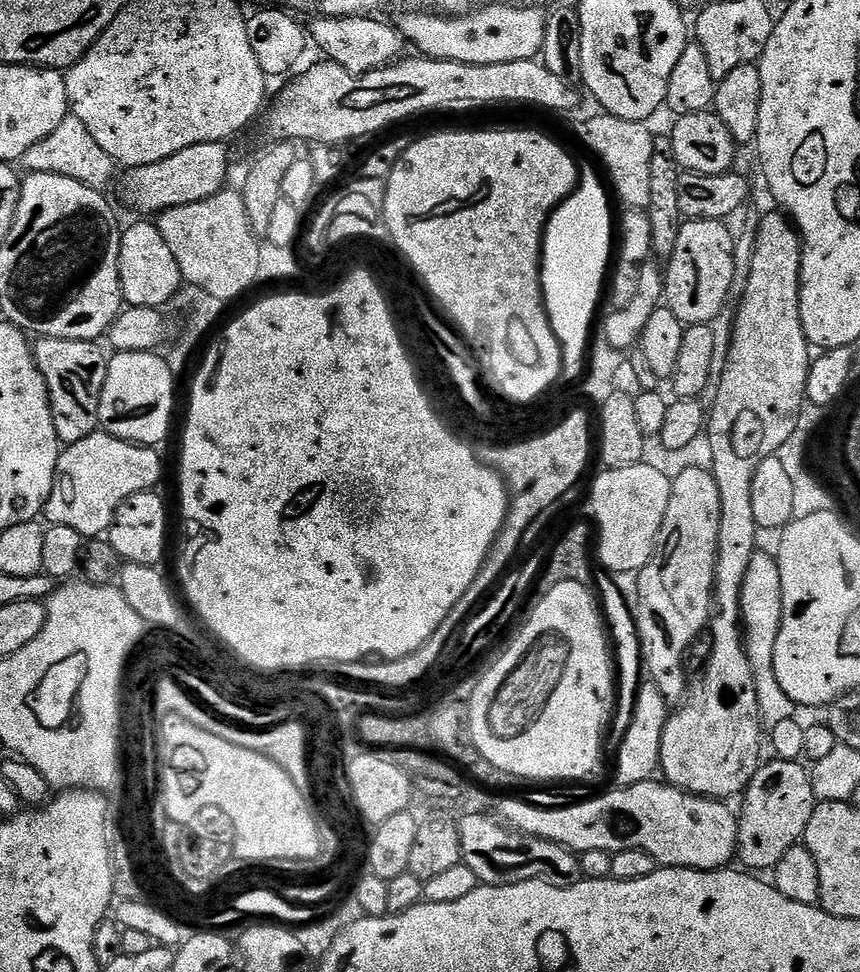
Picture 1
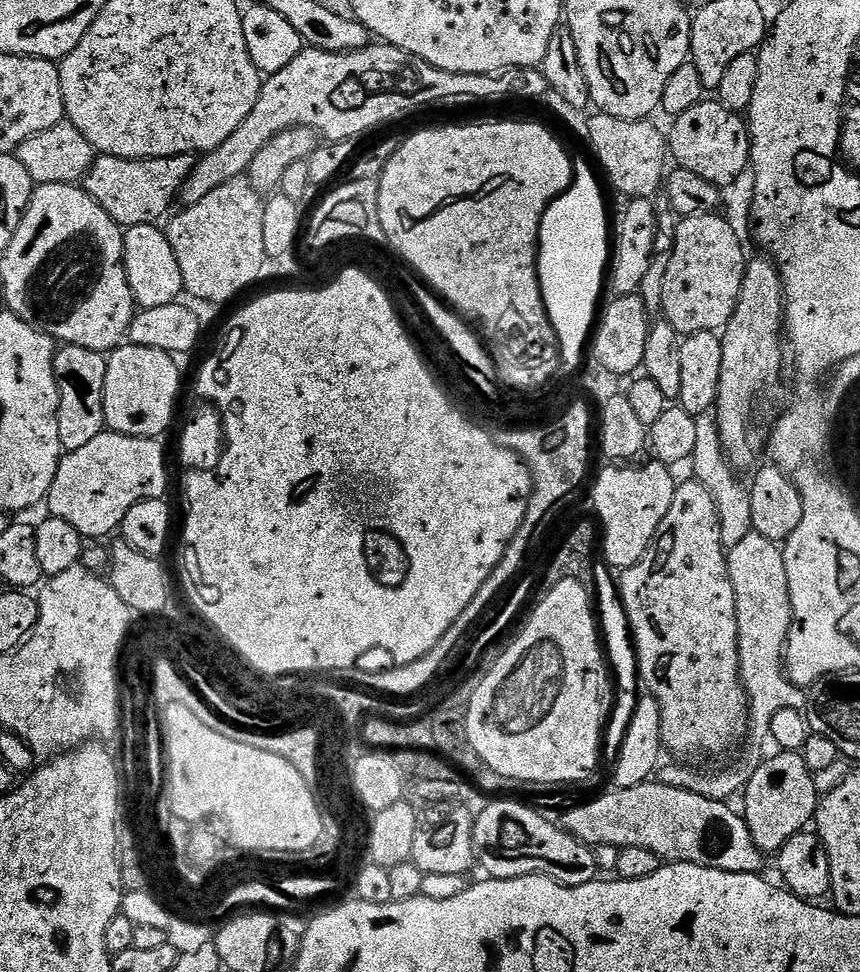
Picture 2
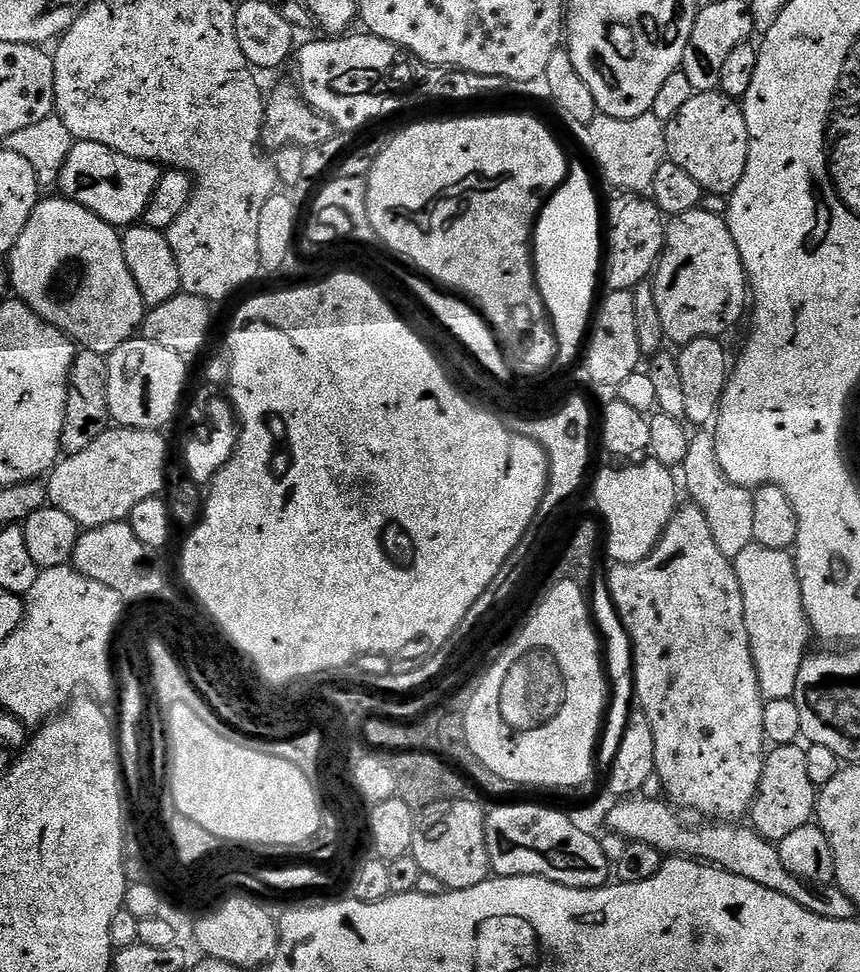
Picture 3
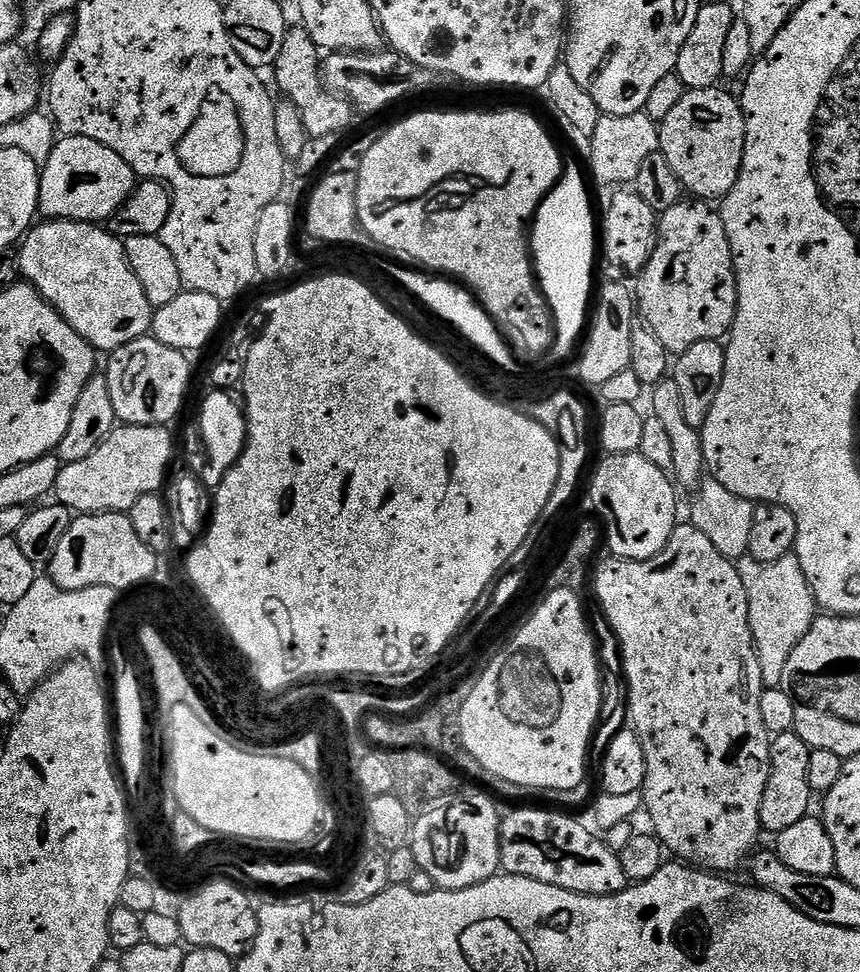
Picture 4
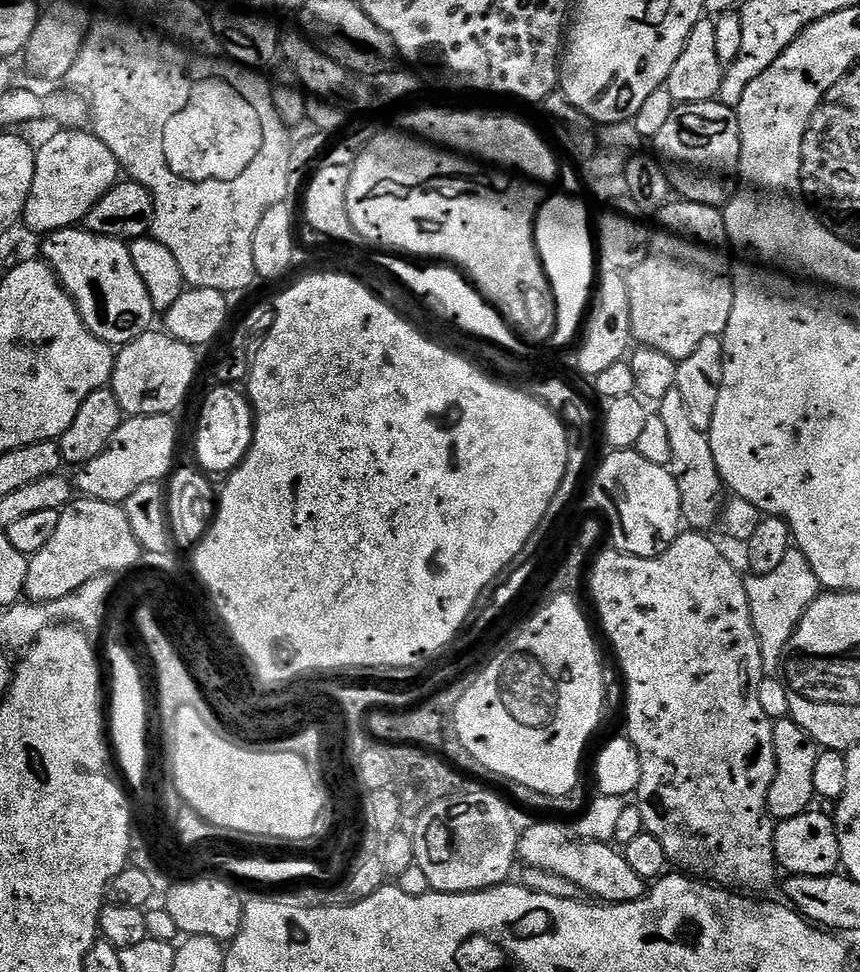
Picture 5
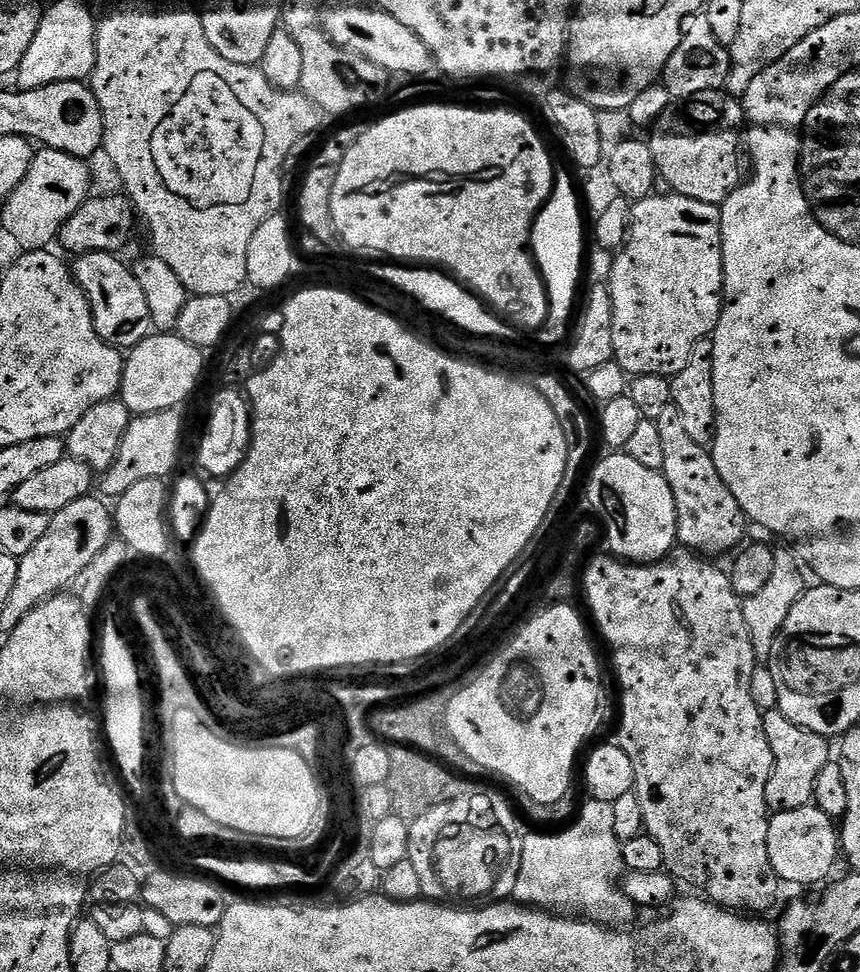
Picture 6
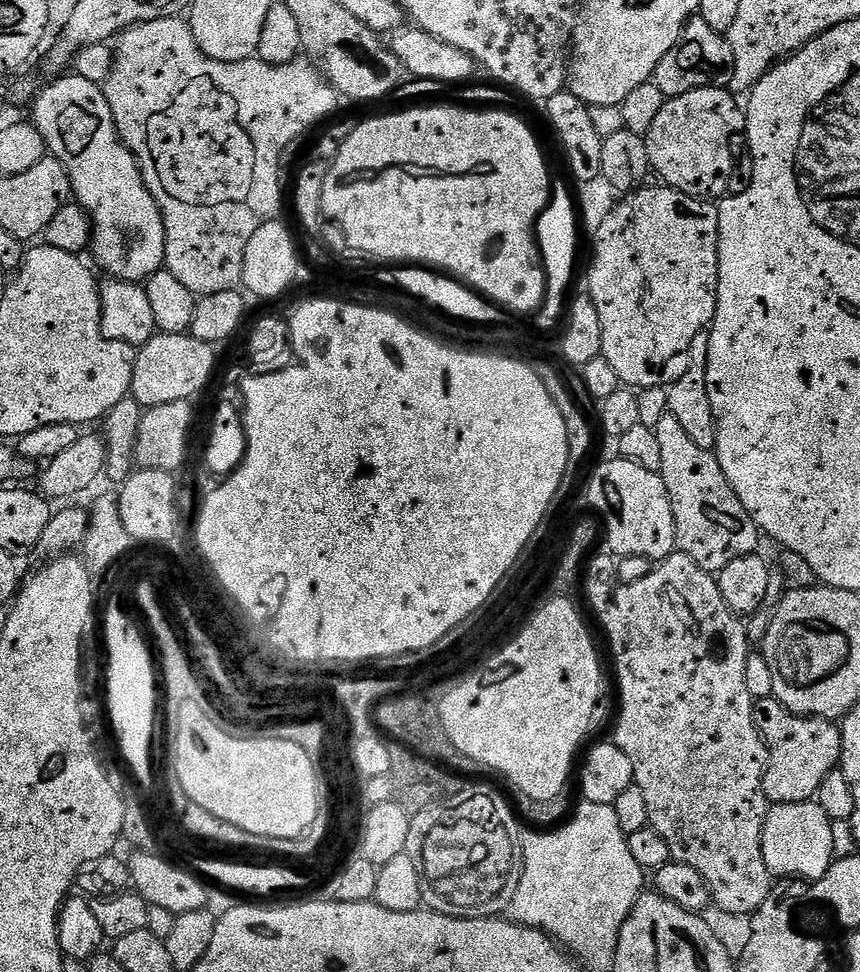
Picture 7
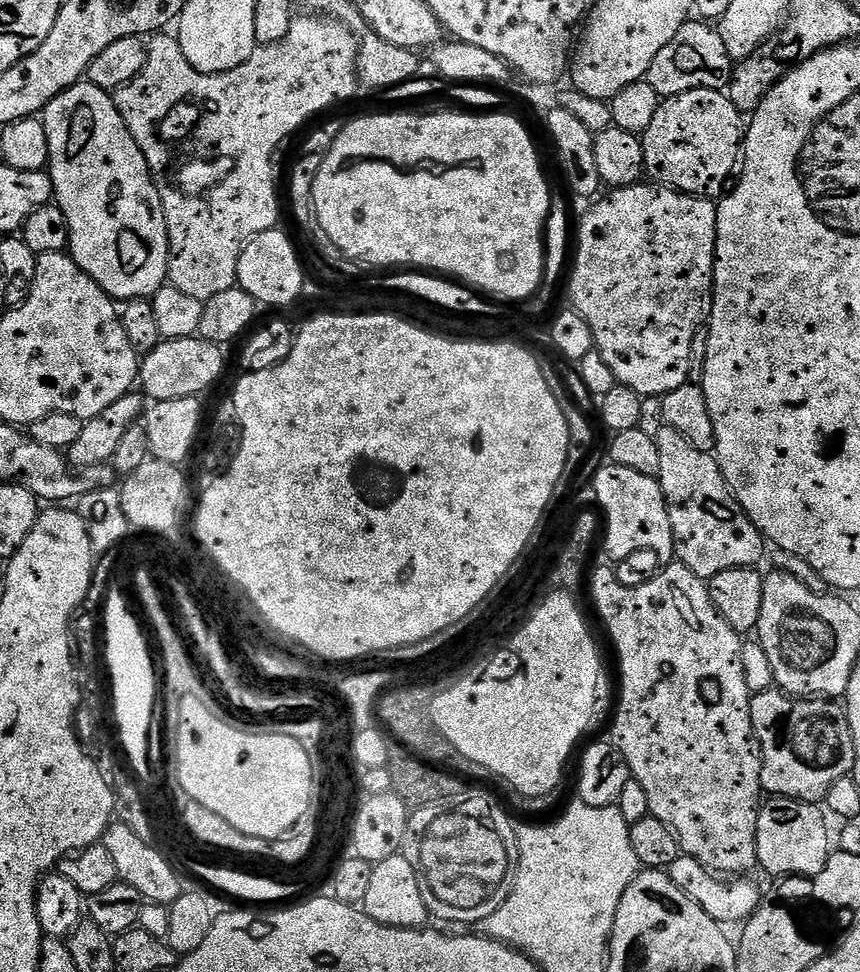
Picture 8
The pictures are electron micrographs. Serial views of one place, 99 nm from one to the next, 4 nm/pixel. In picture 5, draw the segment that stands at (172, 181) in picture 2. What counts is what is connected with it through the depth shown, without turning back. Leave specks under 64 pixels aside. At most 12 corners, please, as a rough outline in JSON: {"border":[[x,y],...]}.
{"border":[[88,130],[36,148],[23,227],[83,225],[121,179]]}

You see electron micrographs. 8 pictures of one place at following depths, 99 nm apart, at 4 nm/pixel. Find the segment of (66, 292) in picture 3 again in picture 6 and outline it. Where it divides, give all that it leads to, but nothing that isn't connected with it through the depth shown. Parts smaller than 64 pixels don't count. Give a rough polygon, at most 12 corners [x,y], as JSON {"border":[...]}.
{"border":[[119,255],[71,269],[98,334],[130,350],[153,335],[146,298]]}

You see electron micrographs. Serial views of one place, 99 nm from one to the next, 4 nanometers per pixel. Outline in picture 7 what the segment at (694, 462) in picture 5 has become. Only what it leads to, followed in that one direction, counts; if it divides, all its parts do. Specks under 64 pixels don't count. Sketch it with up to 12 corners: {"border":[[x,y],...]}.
{"border":[[655,428],[676,547],[718,574],[762,533],[713,450]]}

